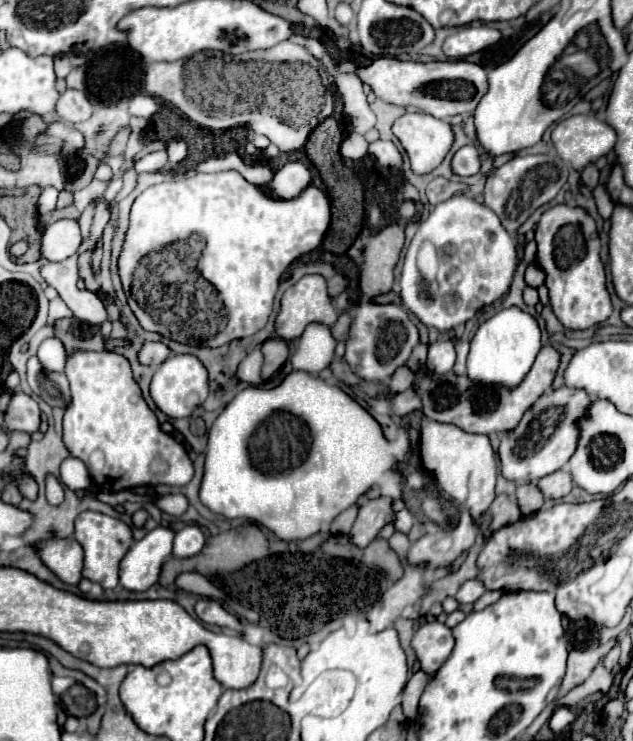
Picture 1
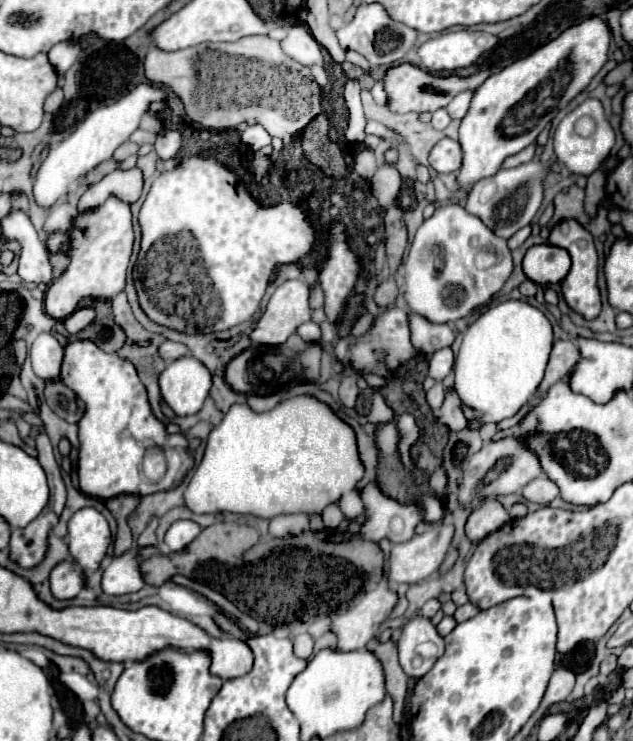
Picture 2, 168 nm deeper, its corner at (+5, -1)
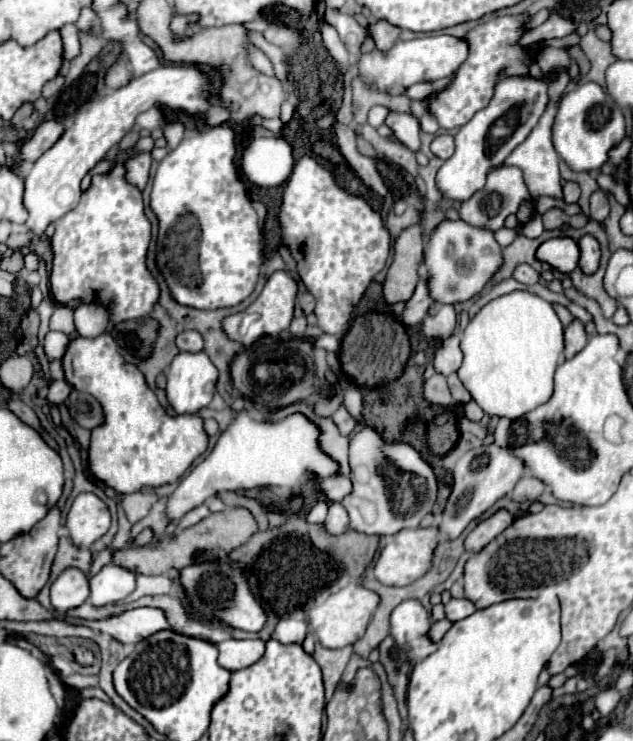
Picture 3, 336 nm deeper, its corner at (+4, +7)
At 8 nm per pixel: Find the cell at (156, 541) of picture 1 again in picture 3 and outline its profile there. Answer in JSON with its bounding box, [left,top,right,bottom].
[90,563,136,605]

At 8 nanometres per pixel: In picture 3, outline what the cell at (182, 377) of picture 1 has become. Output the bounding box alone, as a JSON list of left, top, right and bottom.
[166,351,218,415]

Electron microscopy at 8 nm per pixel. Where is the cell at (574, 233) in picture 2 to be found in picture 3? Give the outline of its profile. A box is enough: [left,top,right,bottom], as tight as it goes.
[578,235,600,273]

